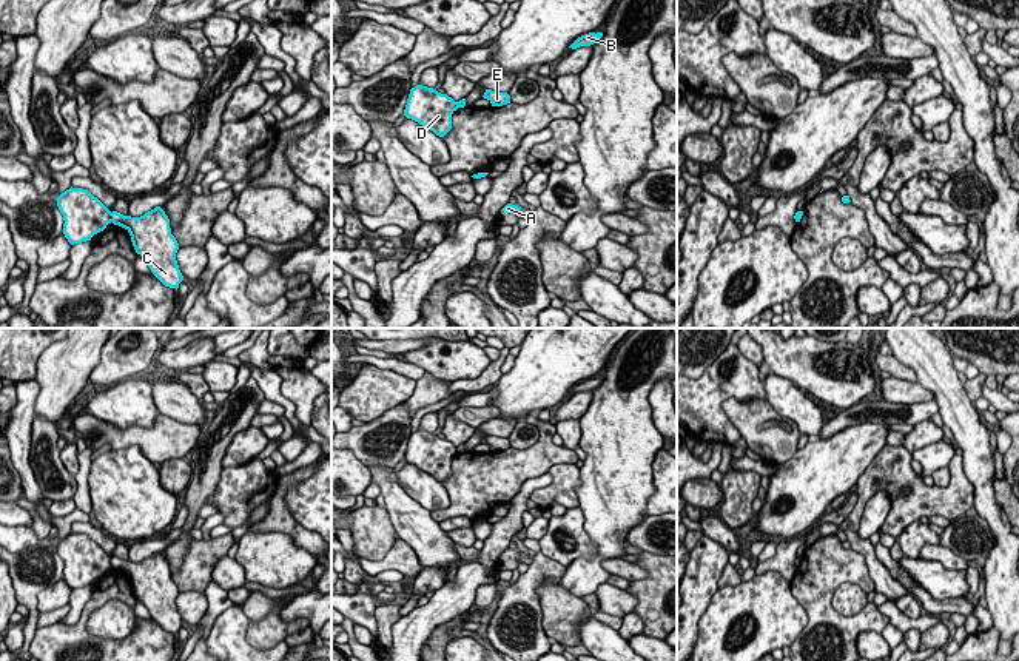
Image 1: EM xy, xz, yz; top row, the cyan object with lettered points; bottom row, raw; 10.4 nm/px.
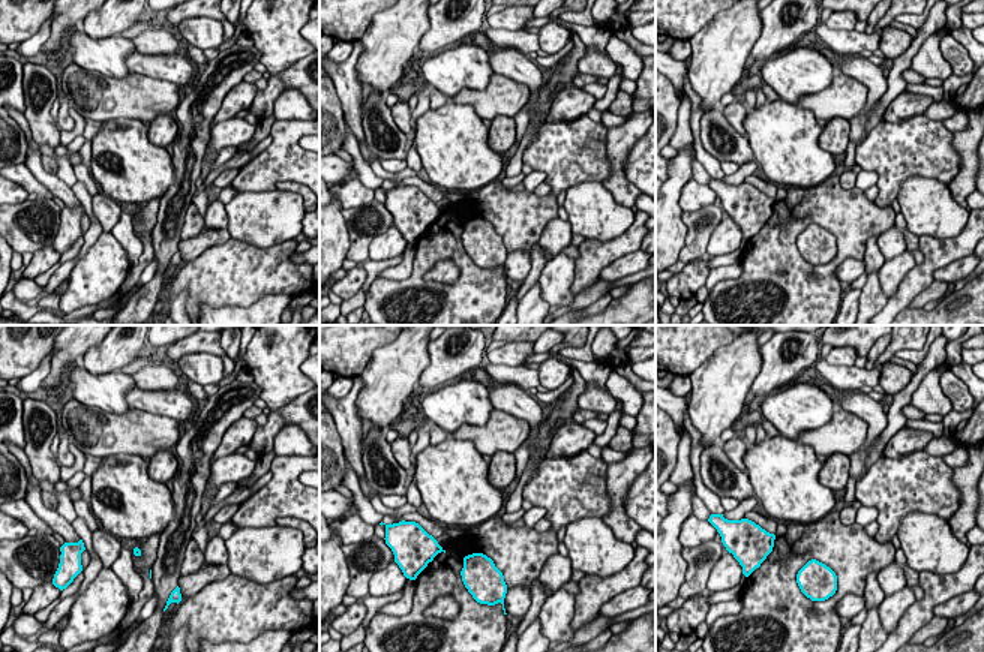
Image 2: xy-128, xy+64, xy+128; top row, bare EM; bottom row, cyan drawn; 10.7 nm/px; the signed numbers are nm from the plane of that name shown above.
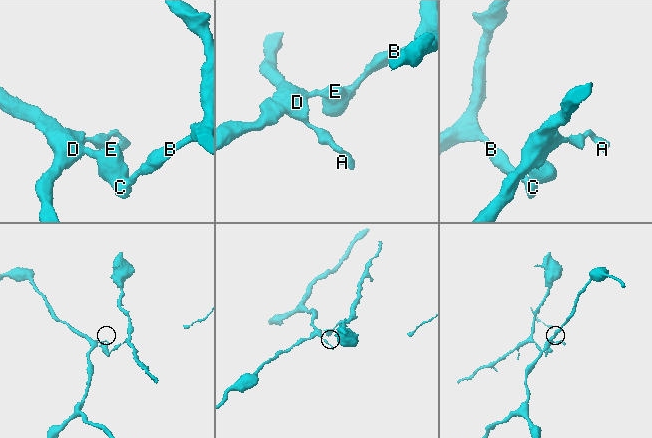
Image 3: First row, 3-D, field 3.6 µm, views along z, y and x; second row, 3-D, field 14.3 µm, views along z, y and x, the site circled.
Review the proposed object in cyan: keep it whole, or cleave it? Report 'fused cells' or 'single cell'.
fused cells

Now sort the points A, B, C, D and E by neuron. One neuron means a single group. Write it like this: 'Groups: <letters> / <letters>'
Groups: A D / B C E

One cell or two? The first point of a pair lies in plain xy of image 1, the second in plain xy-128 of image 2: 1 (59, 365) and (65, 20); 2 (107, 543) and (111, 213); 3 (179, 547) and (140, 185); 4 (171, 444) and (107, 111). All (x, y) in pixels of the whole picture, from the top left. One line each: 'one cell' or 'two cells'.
1: one cell
2: one cell
3: two cells
4: one cell

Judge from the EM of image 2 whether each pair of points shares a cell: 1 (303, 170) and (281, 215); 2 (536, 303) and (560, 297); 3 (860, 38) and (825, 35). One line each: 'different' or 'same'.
1: different
2: different
3: same

